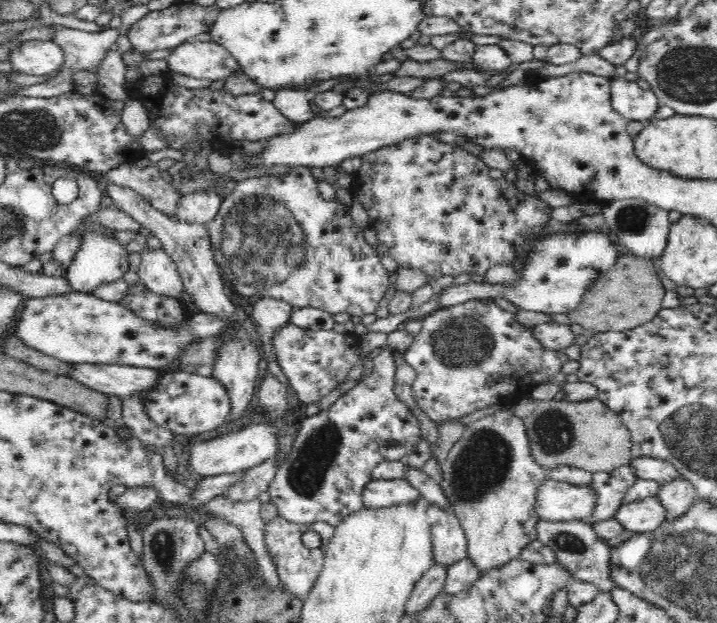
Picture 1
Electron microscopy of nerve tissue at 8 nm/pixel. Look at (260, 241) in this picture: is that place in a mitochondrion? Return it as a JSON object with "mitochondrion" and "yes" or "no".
{"mitochondrion":"yes"}

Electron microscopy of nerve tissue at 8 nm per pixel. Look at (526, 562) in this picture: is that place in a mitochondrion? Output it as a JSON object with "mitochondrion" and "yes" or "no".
{"mitochondrion":"no"}

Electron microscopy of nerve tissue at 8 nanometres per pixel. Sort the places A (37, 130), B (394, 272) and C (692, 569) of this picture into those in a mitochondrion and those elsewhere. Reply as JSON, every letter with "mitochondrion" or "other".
{"A":"mitochondrion","B":"other","C":"mitochondrion"}

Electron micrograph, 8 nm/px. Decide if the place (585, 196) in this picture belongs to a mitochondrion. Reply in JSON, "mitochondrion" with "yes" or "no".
{"mitochondrion":"no"}

